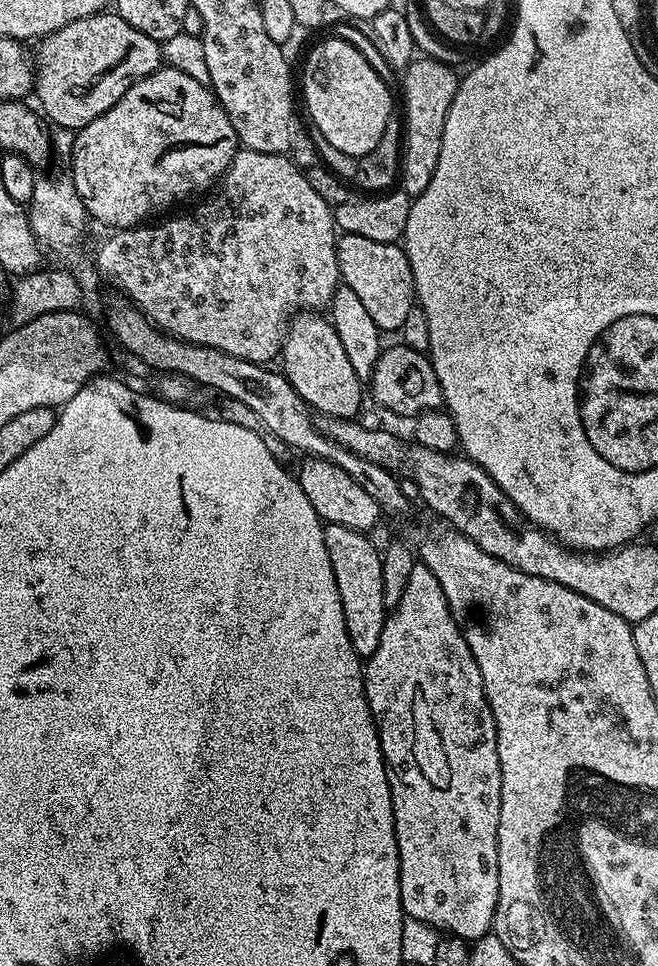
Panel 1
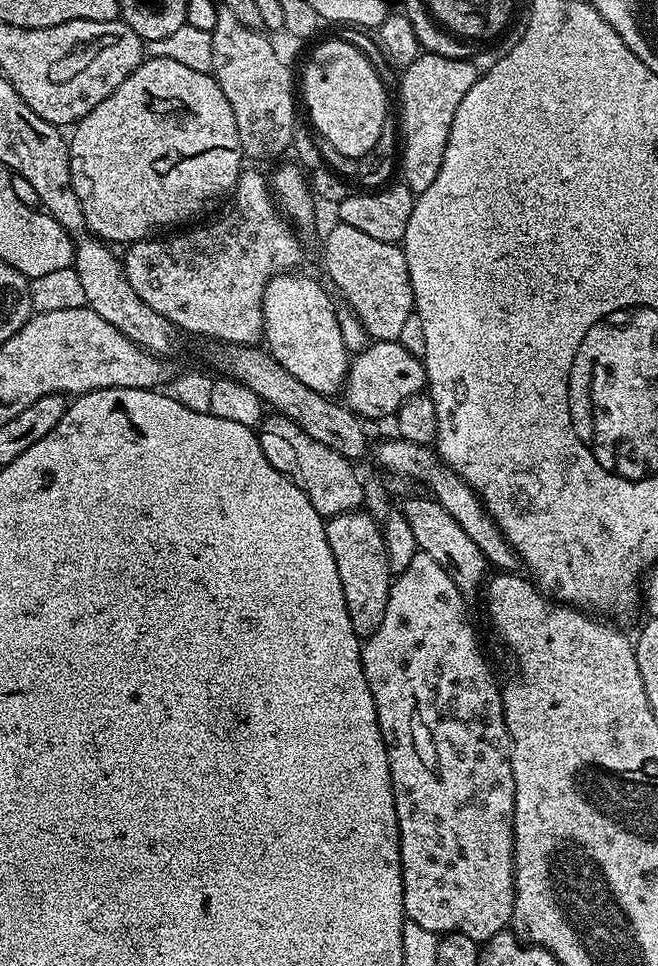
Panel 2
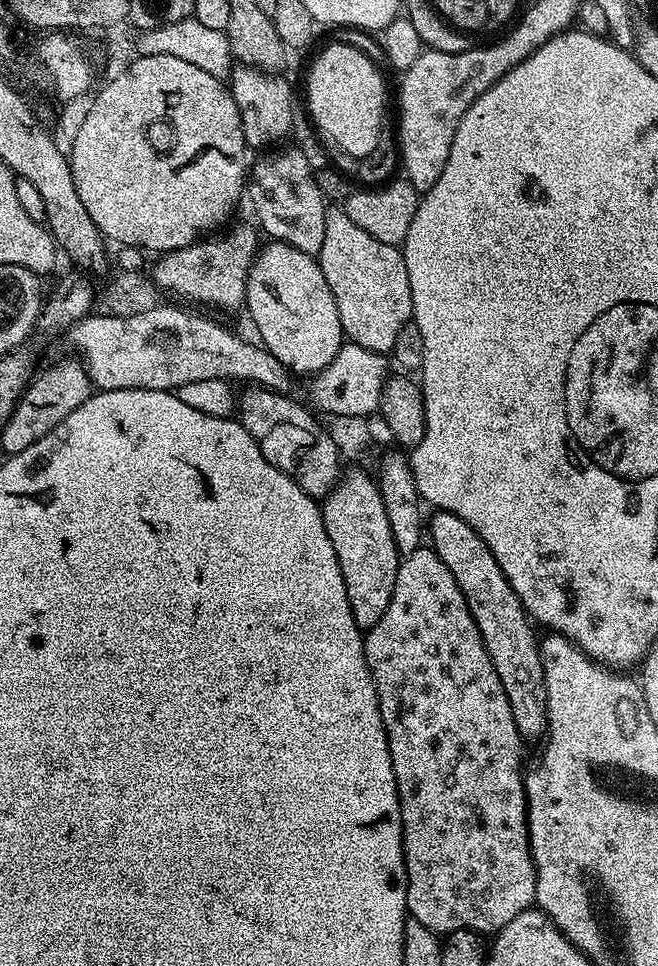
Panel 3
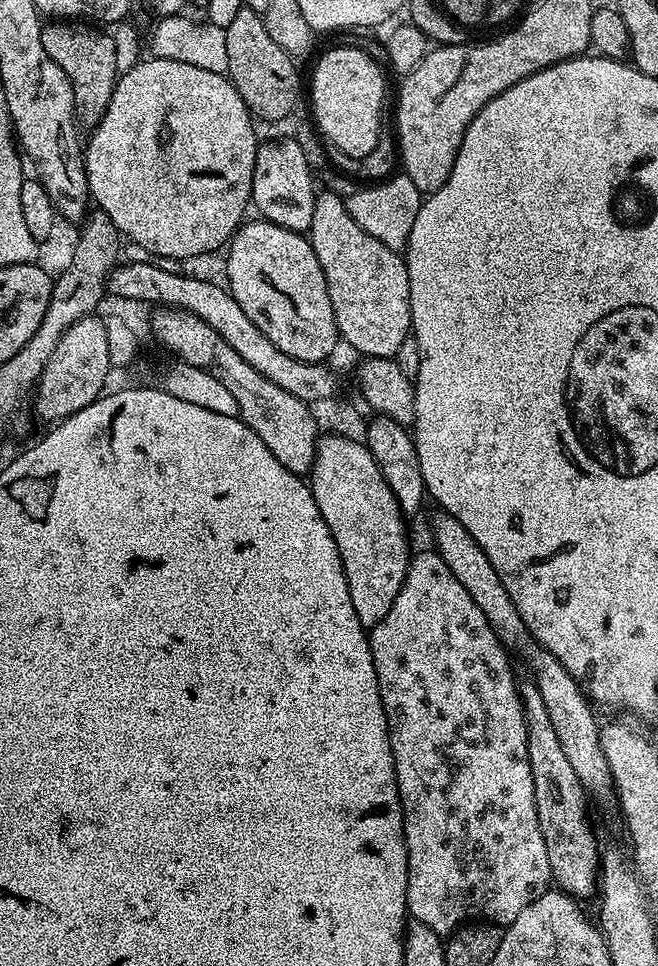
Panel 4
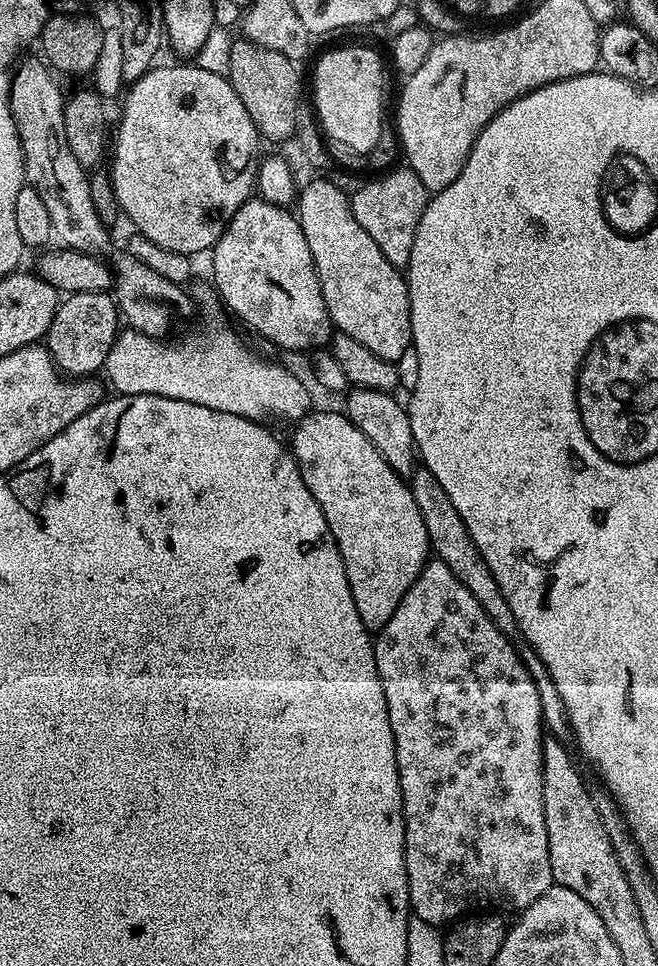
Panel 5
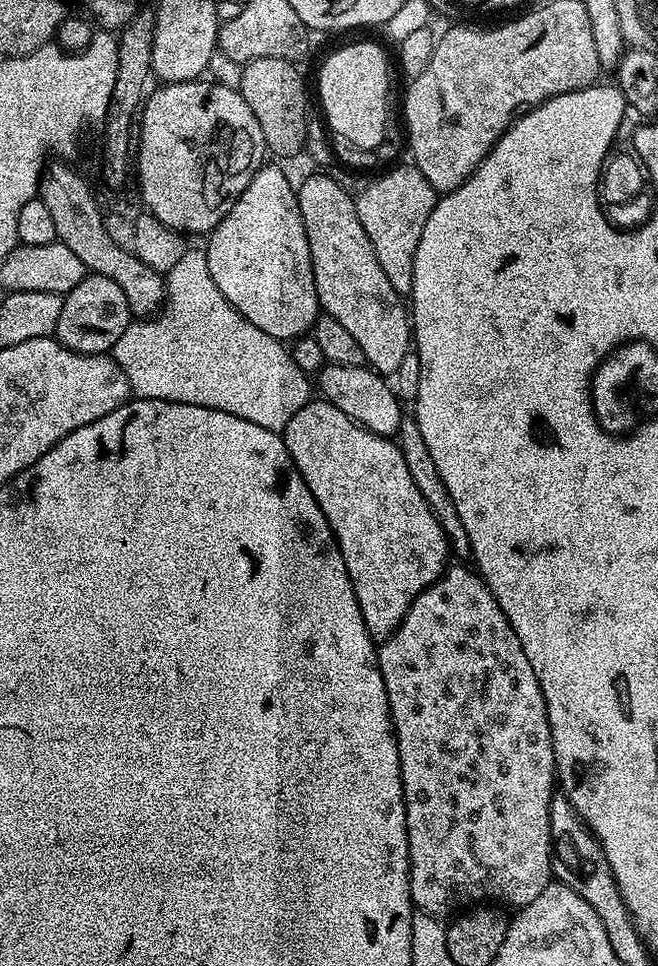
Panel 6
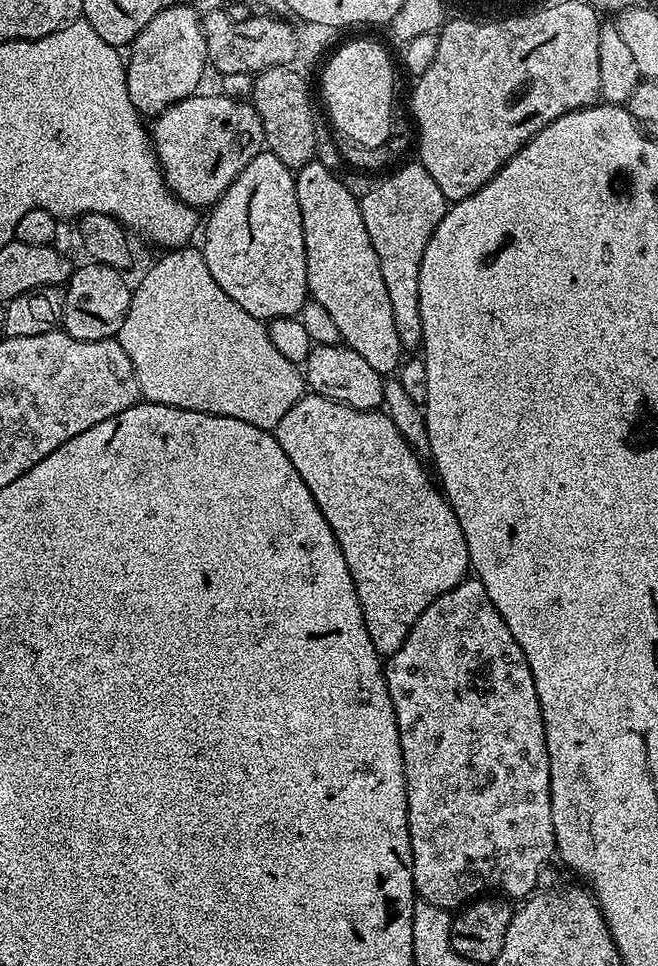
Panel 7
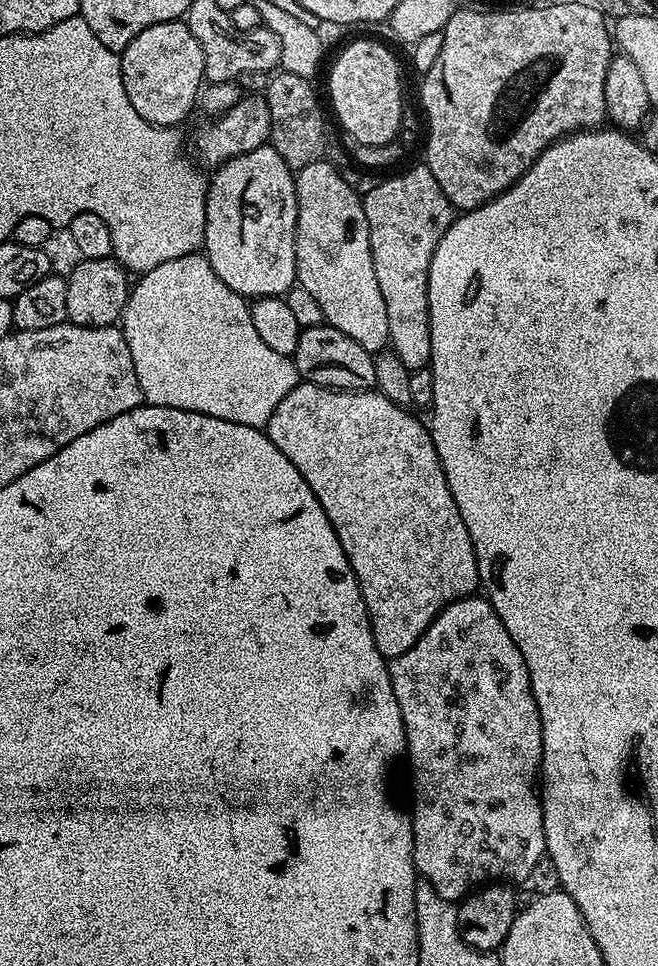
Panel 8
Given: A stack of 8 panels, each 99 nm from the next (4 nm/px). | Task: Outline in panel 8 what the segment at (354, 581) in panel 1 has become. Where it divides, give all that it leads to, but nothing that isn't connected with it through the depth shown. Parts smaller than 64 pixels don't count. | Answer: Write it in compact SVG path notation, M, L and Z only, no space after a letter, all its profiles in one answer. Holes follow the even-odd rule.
M301 382L278 402L274 414L268 419L267 433L270 442L294 462L298 474L306 478L310 490L314 490L314 498L322 502L322 510L326 510L326 518L330 518L330 526L334 526L334 534L338 534L338 542L350 562L353 574L360 587L362 598L366 602L366 610L370 618L370 626L374 634L374 642L385 658L401 656L422 638L422 634L434 622L434 618L448 604L460 600L463 596L473 595L480 584L478 562L474 554L474 546L470 542L470 534L466 530L466 522L462 522L462 514L458 514L458 506L454 502L454 494L450 494L450 486L446 482L446 474L442 470L442 462L438 458L438 450L434 450L432 433L420 420L415 420L408 413L409 409L403 404L390 402L379 390L365 390L363 392L339 392L336 388L323 388L317 384Z

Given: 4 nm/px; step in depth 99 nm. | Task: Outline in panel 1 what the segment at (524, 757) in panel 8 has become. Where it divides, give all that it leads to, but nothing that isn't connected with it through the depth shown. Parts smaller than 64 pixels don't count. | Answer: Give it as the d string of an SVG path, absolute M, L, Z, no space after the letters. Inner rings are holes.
M418 562L414 566L406 591L398 600L398 606L387 613L382 626L382 638L378 638L378 650L367 657L363 669L364 693L376 722L376 733L388 771L388 785L394 806L394 830L400 859L400 897L405 917L431 924L433 928L449 936L460 936L466 941L474 942L492 932L494 910L498 906L498 810L502 810L502 766L498 762L496 723L490 710L490 702L486 698L482 670L478 670L478 662L474 662L474 654L470 654L470 646L459 624L452 617L448 599L438 578L434 578L434 574L430 574L424 564Z

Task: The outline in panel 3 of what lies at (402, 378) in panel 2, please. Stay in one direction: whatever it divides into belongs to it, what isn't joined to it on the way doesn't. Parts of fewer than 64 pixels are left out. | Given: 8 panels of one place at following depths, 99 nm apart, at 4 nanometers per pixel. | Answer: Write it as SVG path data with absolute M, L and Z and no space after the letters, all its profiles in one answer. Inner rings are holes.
M351 342L341 344L334 362L330 362L330 366L326 366L309 379L312 380L308 384L308 392L313 400L311 403L321 413L329 412L328 416L332 418L340 415L365 418L371 416L380 406L384 383L388 381L390 375L388 364L390 365L390 360L387 355L366 350Z

